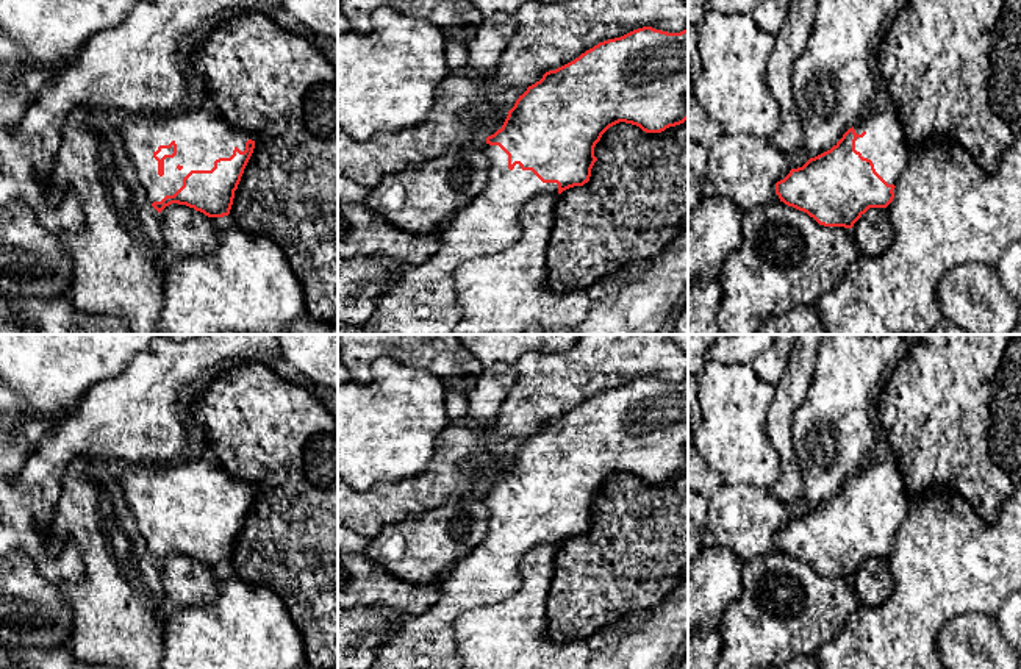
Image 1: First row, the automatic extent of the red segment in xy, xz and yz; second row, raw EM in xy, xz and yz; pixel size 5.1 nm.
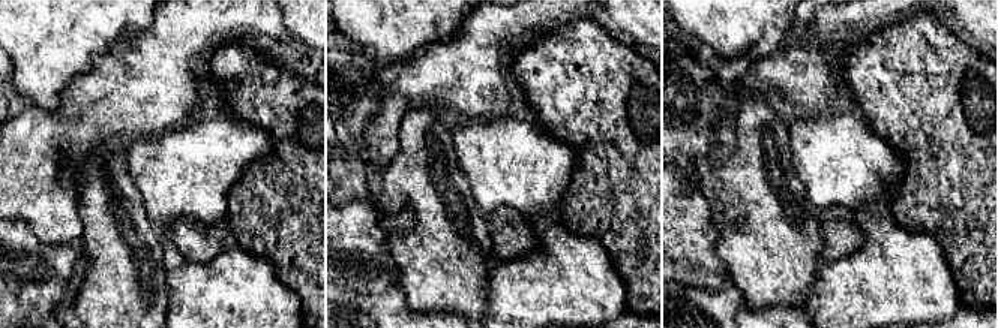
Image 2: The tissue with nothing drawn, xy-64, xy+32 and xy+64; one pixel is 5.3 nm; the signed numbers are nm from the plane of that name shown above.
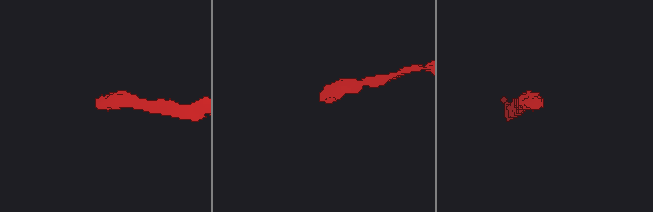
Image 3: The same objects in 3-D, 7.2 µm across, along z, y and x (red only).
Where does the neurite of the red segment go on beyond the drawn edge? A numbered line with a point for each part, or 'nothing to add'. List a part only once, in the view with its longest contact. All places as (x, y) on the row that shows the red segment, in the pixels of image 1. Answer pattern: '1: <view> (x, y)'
1: xy (200, 136)

